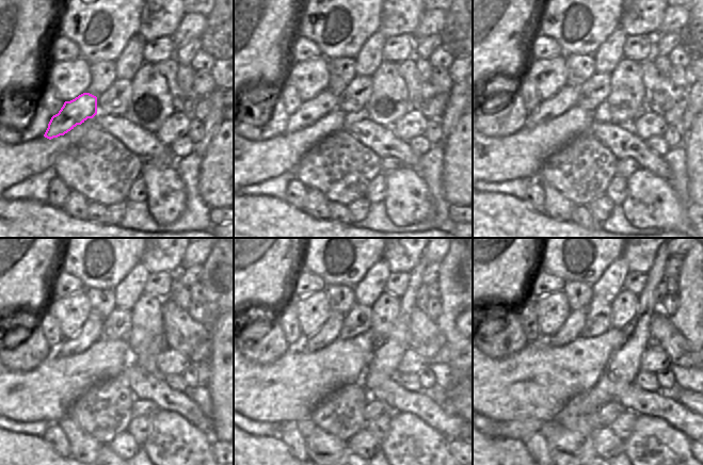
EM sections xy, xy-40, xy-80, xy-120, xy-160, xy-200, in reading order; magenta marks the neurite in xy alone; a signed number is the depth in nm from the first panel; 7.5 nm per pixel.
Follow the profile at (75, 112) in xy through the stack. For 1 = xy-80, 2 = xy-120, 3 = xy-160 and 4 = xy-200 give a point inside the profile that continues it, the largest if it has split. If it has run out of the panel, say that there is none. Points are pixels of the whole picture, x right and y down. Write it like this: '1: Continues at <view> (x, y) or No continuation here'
1: Continues at xy-80 (566, 97)
2: Continues at xy-120 (91, 331)
3: Continues at xy-160 (330, 331)
4: Continues at xy-200 (571, 330)

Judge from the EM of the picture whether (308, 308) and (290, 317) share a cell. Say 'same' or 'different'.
different

